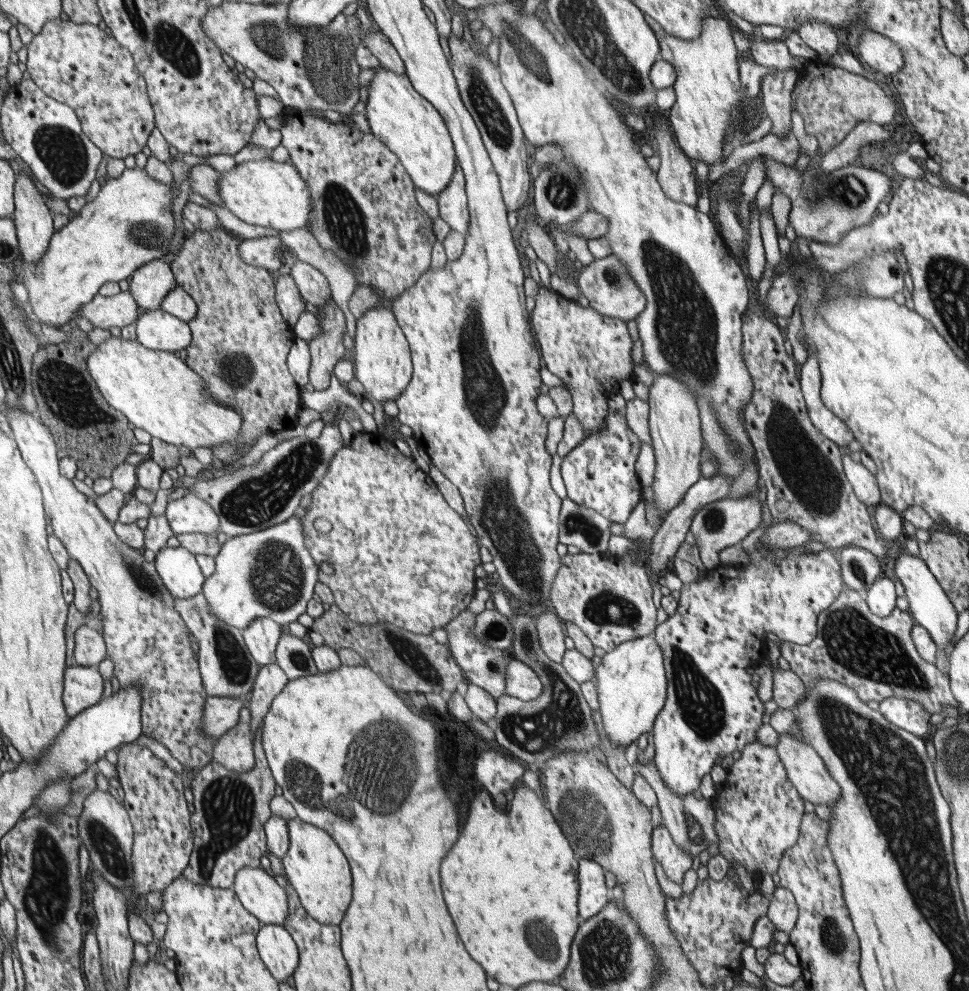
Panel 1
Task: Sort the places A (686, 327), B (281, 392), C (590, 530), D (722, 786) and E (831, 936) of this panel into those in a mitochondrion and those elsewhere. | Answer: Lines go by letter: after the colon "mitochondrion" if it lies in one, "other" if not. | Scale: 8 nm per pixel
A: mitochondrion
B: other
C: mitochondrion
D: other
E: mitochondrion

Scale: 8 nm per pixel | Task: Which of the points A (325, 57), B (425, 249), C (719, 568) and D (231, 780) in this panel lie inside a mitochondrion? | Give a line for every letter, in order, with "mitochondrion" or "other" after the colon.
A: mitochondrion
B: other
C: other
D: mitochondrion

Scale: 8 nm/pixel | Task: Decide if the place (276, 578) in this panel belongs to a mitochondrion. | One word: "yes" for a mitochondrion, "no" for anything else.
yes

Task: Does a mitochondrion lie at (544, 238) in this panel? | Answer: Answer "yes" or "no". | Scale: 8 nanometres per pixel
no

